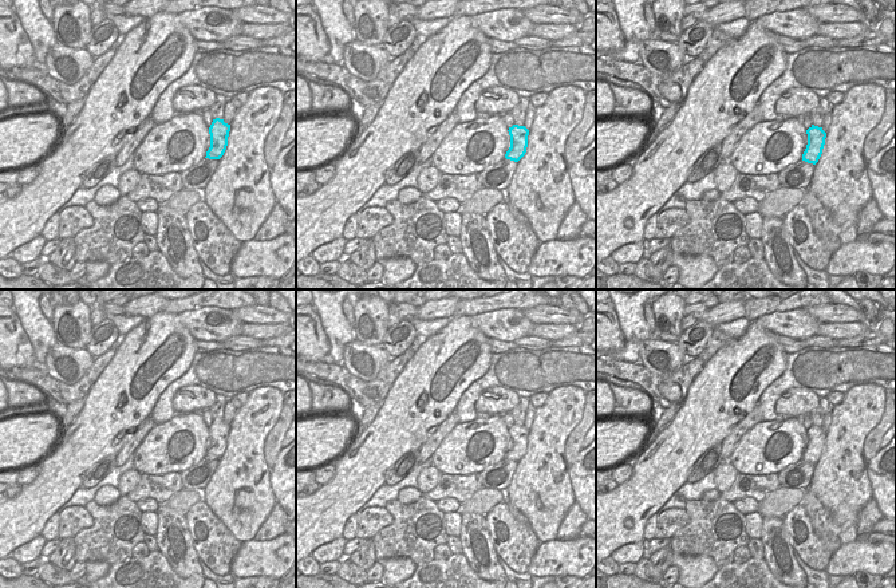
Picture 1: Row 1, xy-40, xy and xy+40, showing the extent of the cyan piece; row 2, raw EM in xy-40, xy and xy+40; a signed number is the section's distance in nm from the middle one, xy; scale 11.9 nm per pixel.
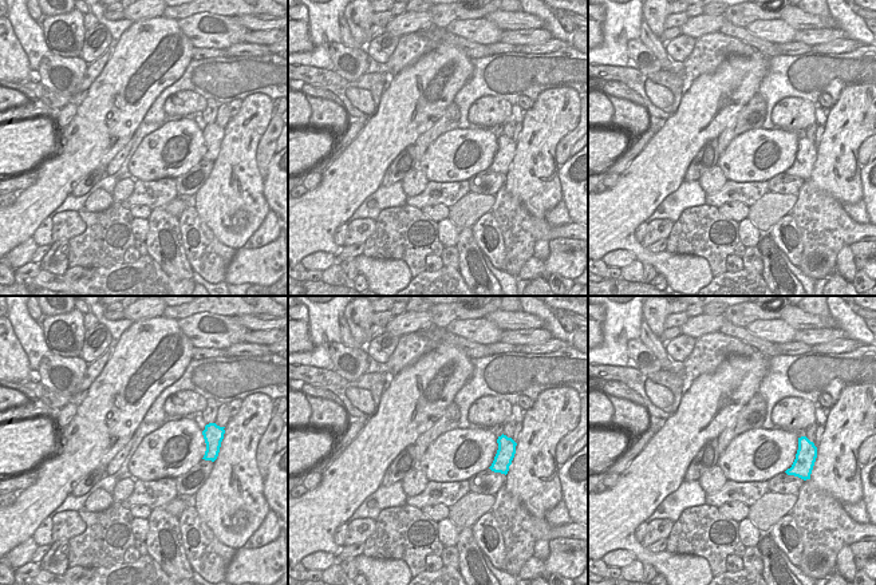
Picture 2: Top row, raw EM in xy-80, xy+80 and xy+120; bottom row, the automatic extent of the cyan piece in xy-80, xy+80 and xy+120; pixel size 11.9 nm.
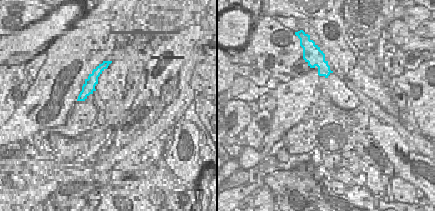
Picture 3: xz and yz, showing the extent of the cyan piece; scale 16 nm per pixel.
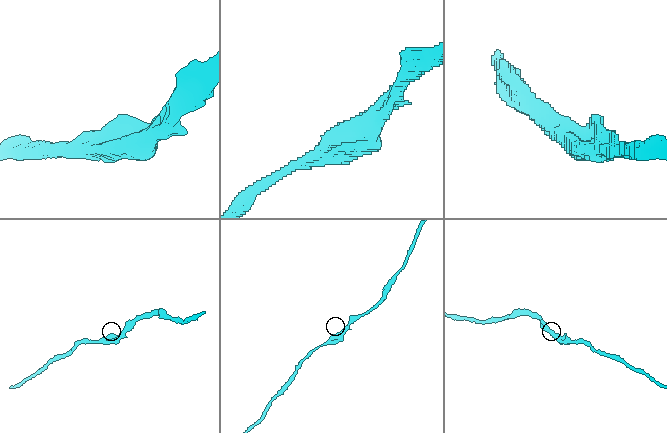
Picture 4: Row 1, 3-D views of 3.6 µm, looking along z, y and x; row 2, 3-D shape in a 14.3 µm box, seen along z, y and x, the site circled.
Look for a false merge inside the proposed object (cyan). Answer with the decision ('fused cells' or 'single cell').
single cell

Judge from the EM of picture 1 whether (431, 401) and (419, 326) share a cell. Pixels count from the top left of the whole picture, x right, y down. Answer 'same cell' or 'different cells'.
different cells

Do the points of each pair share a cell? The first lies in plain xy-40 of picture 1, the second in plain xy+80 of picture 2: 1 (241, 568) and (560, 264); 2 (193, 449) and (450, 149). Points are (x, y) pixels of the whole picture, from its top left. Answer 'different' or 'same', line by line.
1: same
2: same

